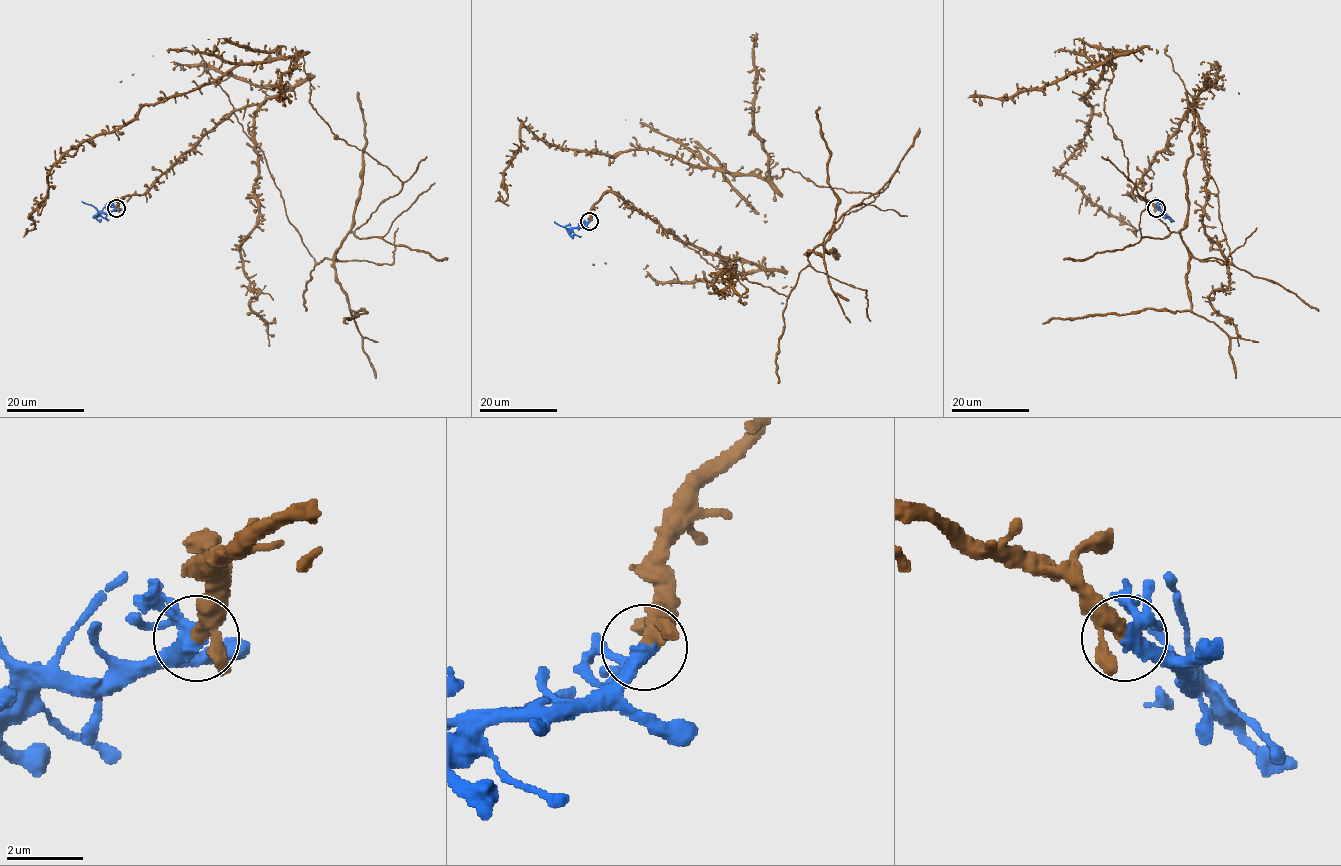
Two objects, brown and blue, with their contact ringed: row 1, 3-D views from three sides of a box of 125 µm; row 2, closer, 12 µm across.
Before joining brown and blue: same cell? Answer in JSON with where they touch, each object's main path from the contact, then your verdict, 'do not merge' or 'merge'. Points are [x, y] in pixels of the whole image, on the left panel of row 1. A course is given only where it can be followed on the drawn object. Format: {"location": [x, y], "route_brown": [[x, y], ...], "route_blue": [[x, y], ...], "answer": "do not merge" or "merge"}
{"location": [116, 208], "route_brown": [[116, 208], [256, 105], [315, 261], [402, 183], [333, 133], [298, 54], [83, 139], [22, 237]], "route_blue": [[116, 208], [101, 213], [82, 201]], "answer": "merge"}

